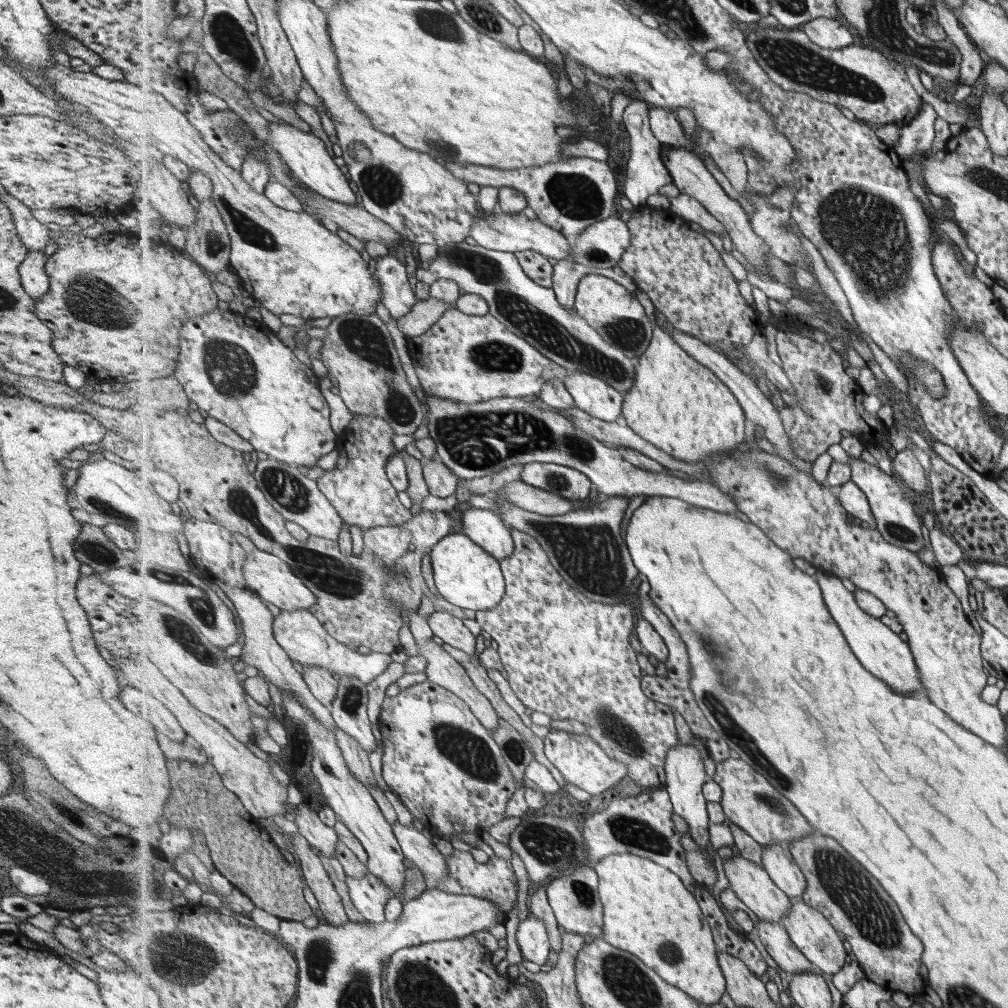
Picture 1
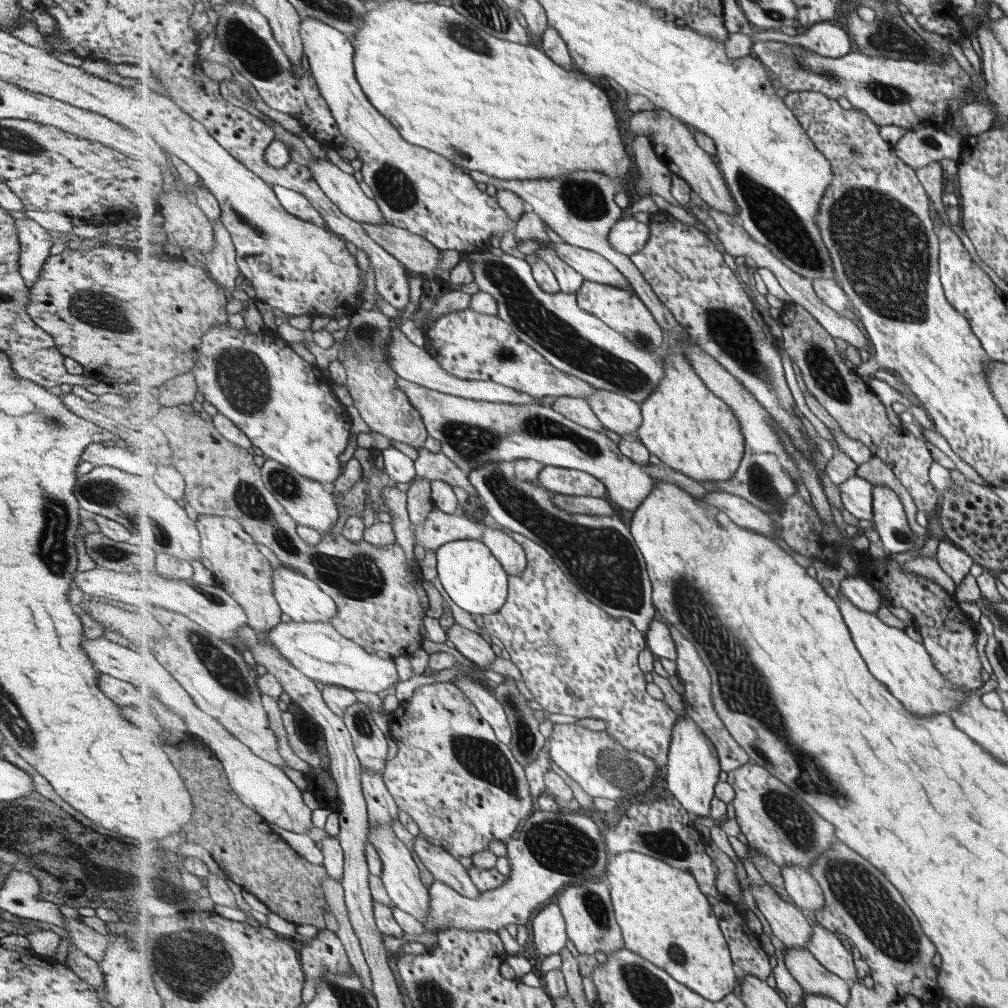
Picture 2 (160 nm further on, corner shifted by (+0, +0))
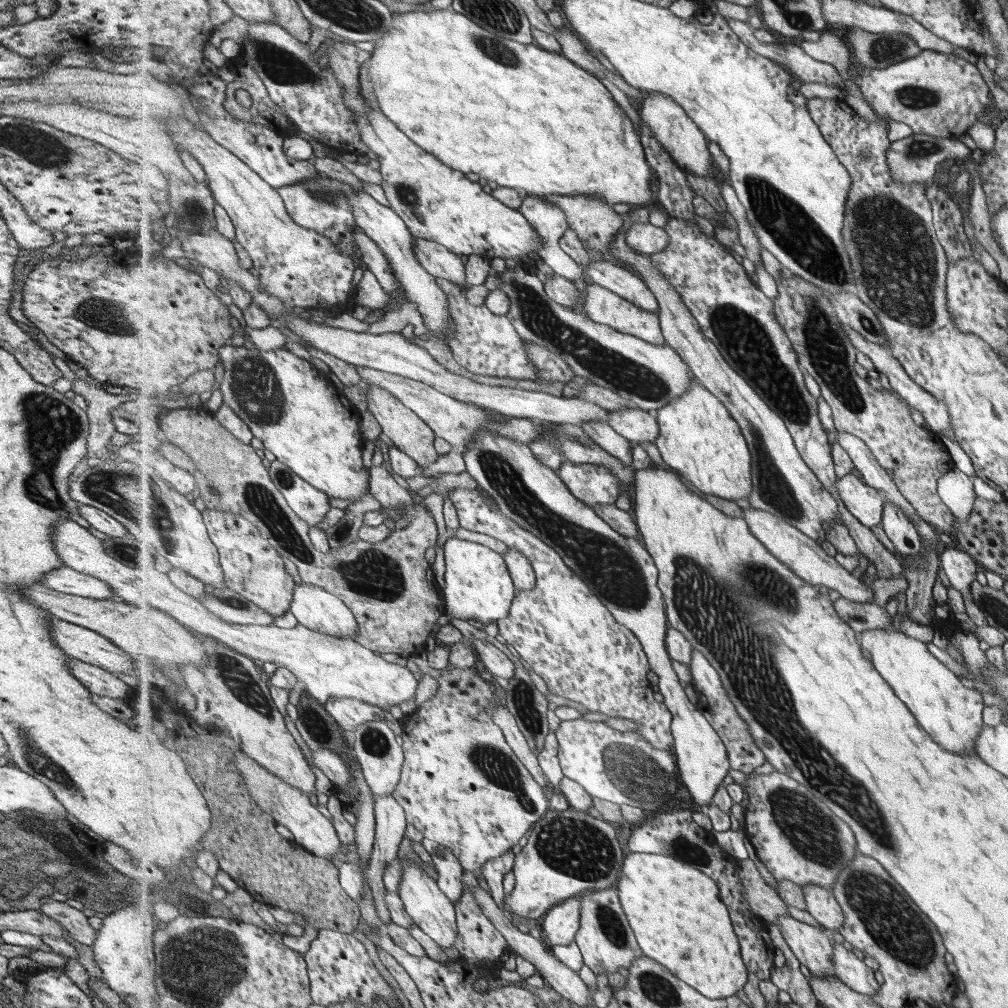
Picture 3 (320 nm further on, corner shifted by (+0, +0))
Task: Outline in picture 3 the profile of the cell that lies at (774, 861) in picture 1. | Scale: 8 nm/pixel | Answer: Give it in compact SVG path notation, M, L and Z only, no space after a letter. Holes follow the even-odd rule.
M816 884L803 886L809 914L811 914L830 933L841 930L846 918L843 907L832 891L825 890Z

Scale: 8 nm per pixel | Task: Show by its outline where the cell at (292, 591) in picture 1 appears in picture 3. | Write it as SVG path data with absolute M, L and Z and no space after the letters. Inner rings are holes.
M304 582L296 584L290 612L311 630L355 639L360 624L350 606L325 588Z

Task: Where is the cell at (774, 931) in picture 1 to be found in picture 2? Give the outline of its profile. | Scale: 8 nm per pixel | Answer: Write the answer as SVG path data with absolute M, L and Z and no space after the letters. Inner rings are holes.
M786 947L784 955L787 968L806 993L830 995L843 1006L850 1003L852 982L825 968L807 947Z

